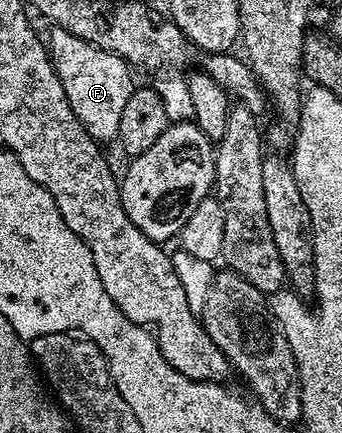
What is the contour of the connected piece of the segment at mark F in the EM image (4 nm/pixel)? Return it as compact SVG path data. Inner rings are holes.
M51 24L48 30L49 57L75 115L96 142L115 140L118 137L122 112L136 88L130 65L116 54L103 50L84 38L74 37L68 30L56 24Z

